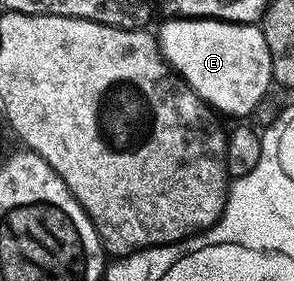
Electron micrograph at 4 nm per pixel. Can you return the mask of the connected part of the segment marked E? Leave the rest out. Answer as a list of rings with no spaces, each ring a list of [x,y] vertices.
[[[168,18],[165,19],[165,24],[161,26],[158,31],[158,39],[160,41],[161,53],[170,65],[171,71],[179,75],[181,80],[187,82],[192,87],[196,95],[202,97],[208,103],[208,107],[215,110],[217,113],[228,116],[240,116],[236,118],[248,118],[252,111],[259,106],[264,100],[264,95],[268,92],[268,87],[273,87],[274,81],[272,79],[272,63],[270,62],[270,50],[266,46],[266,38],[264,31],[256,24],[231,24],[228,20],[198,20],[195,18]]]

